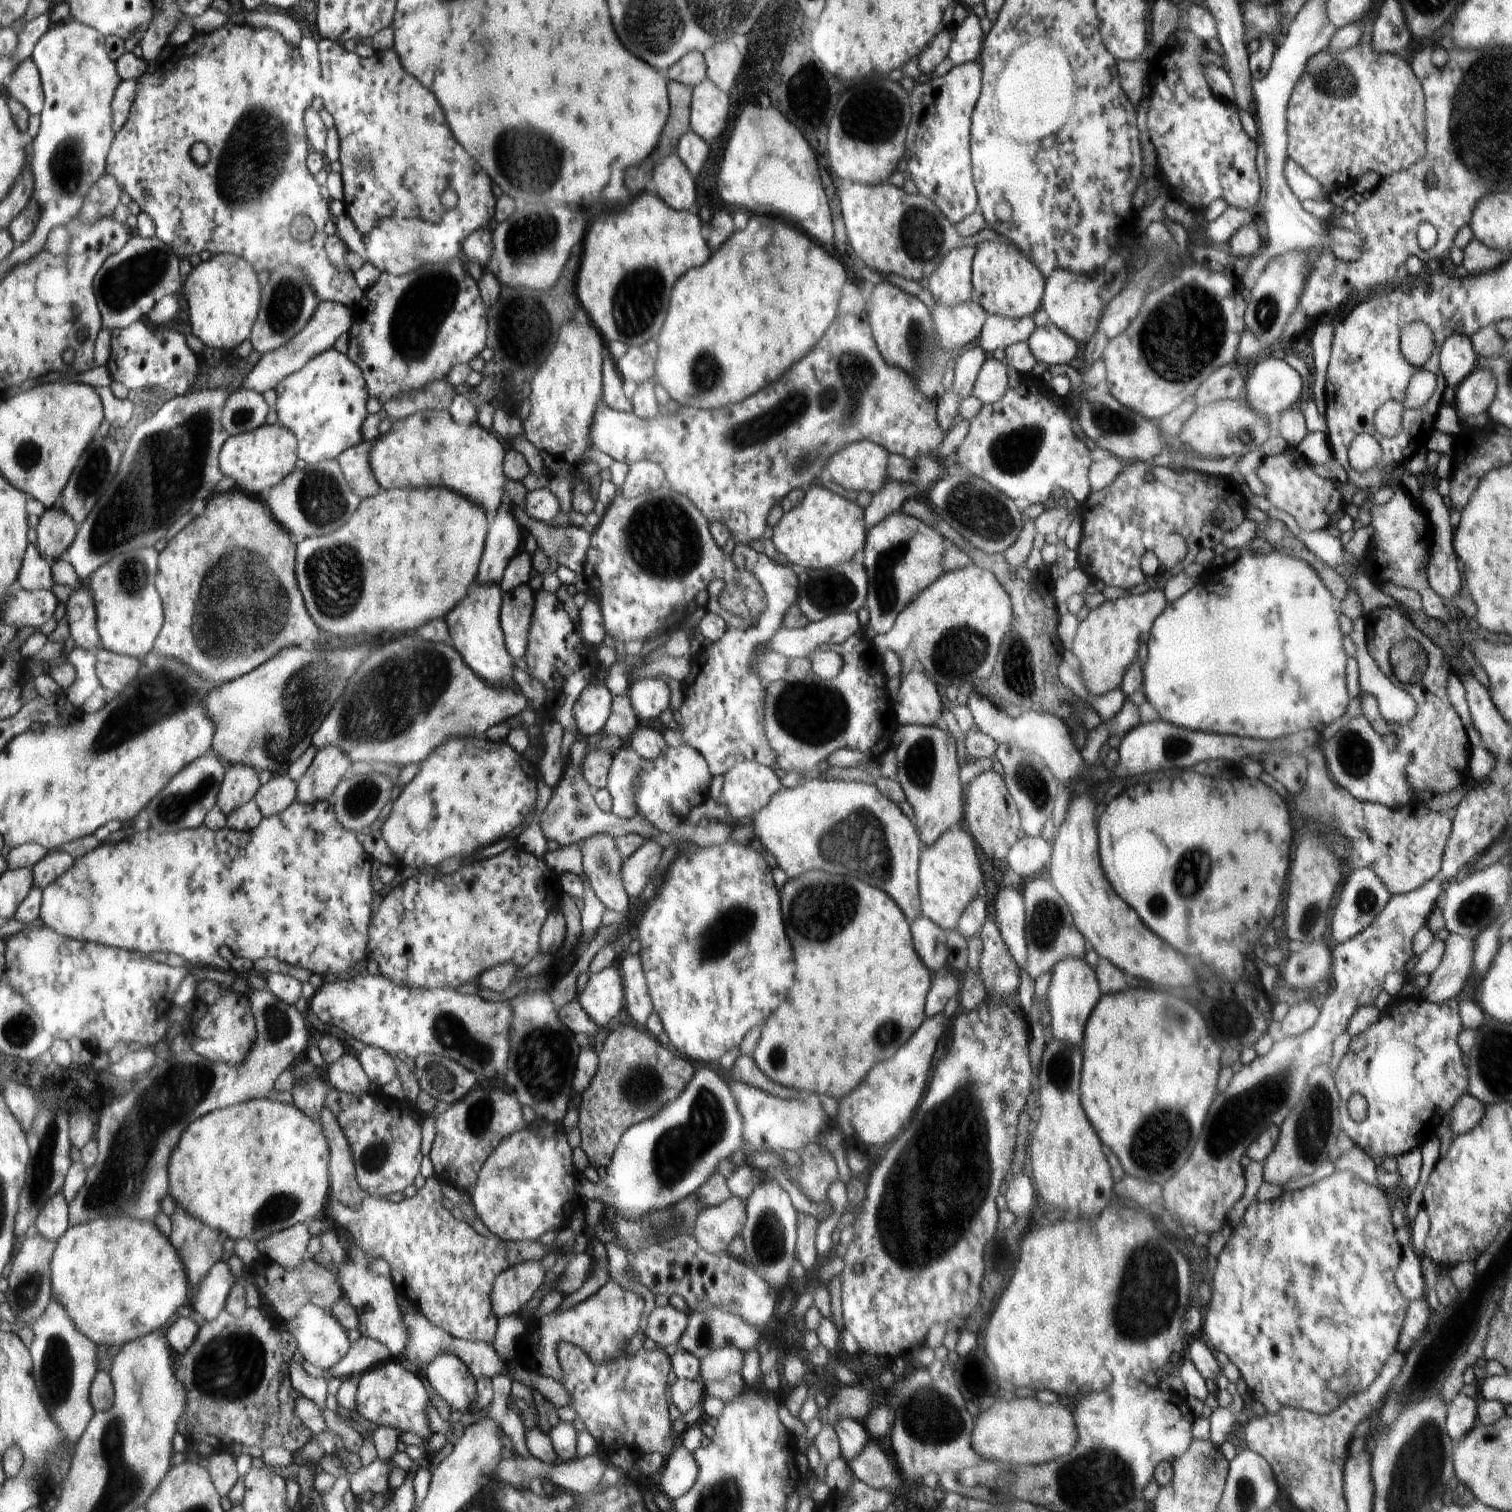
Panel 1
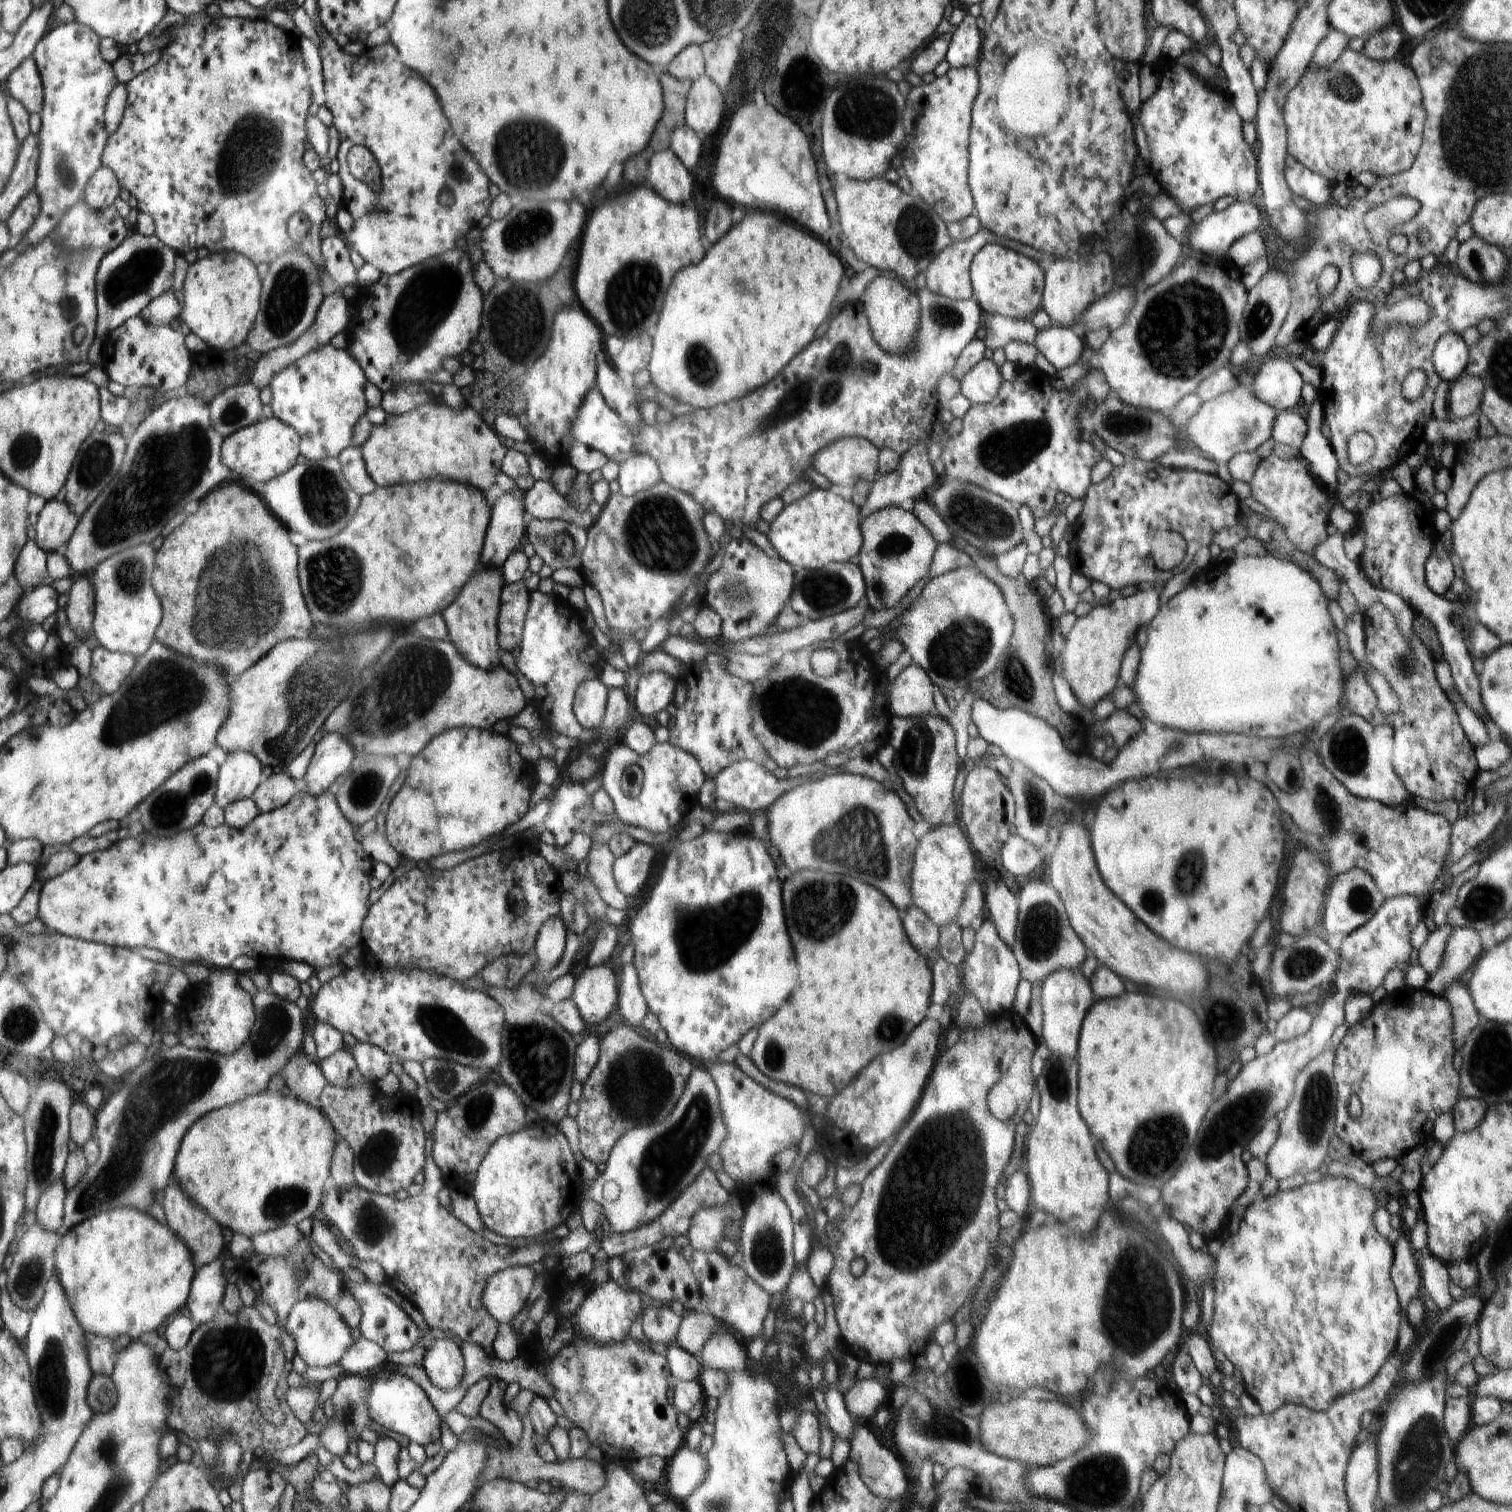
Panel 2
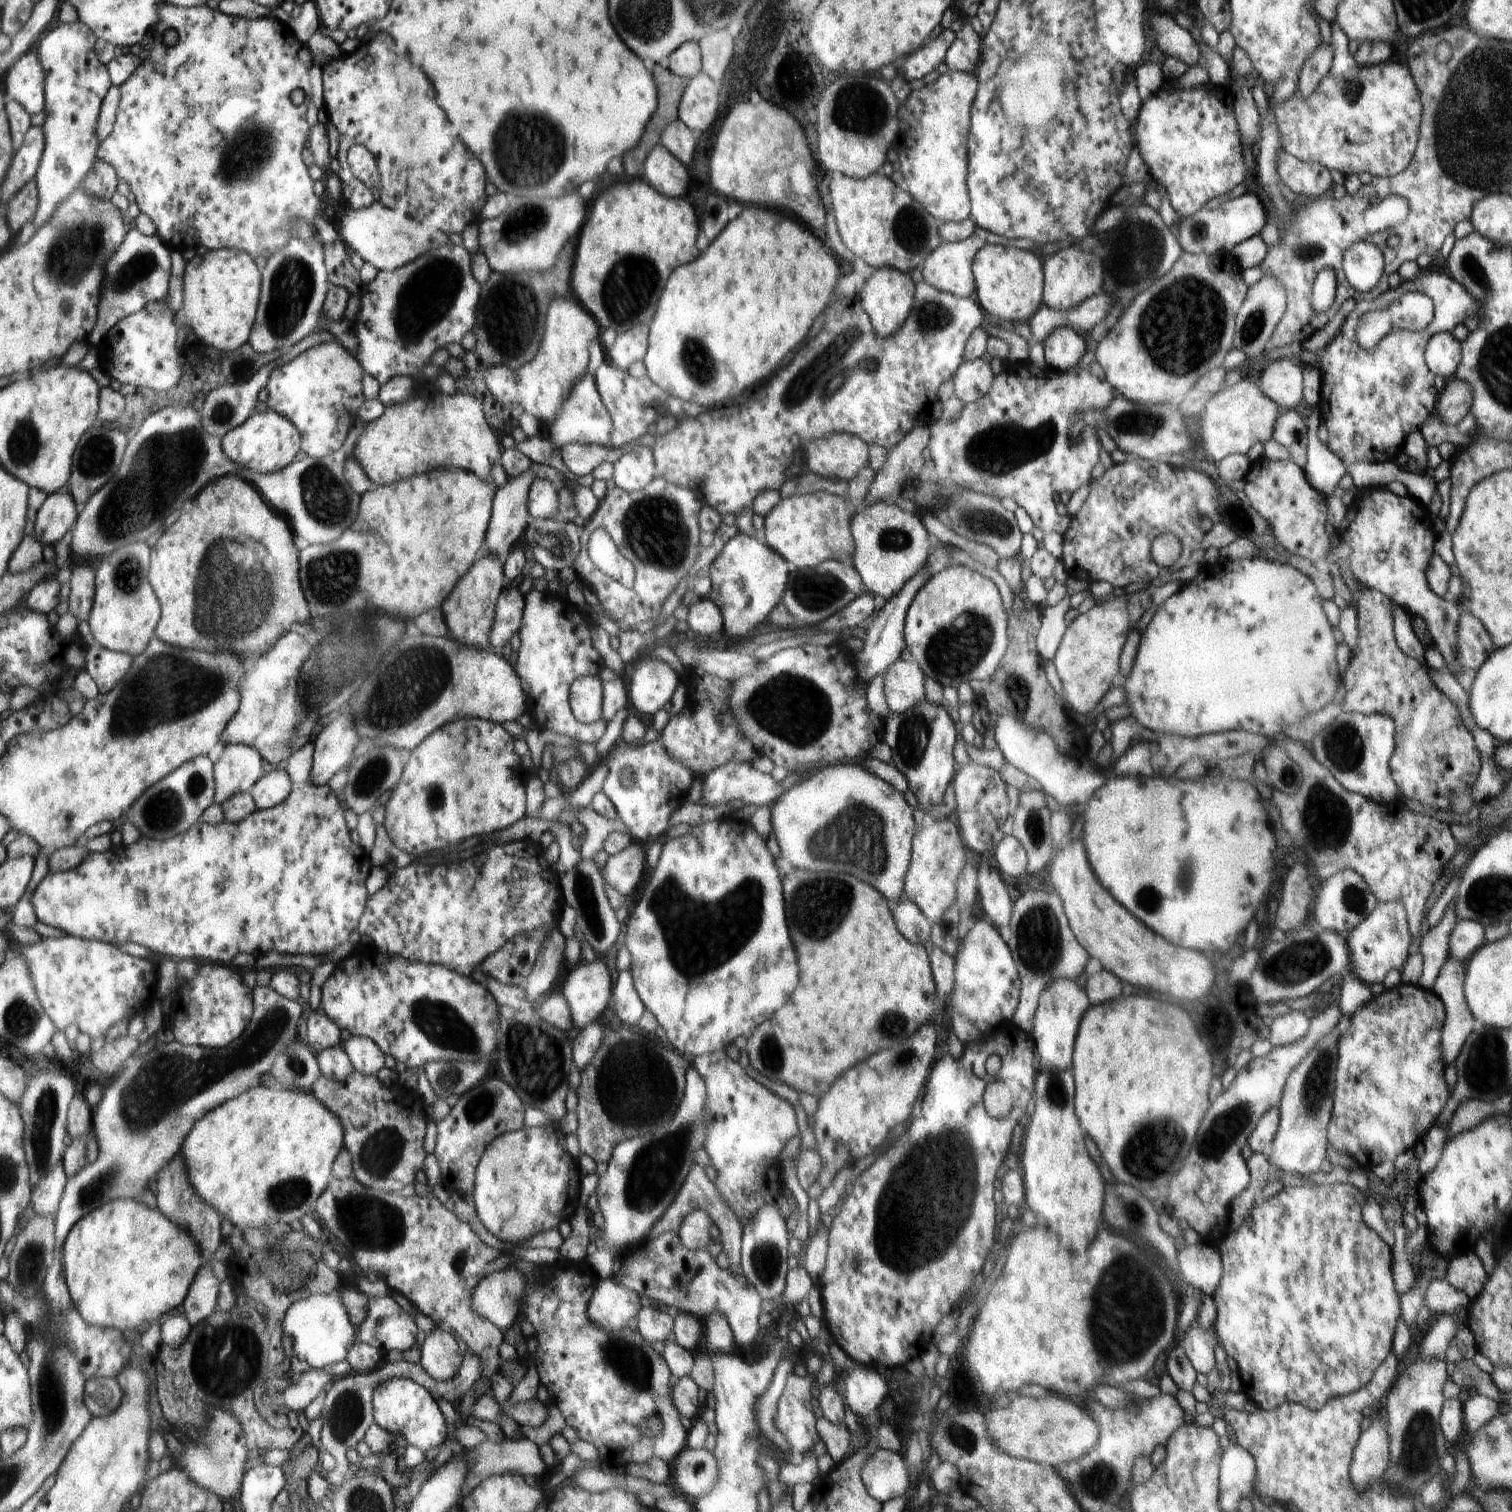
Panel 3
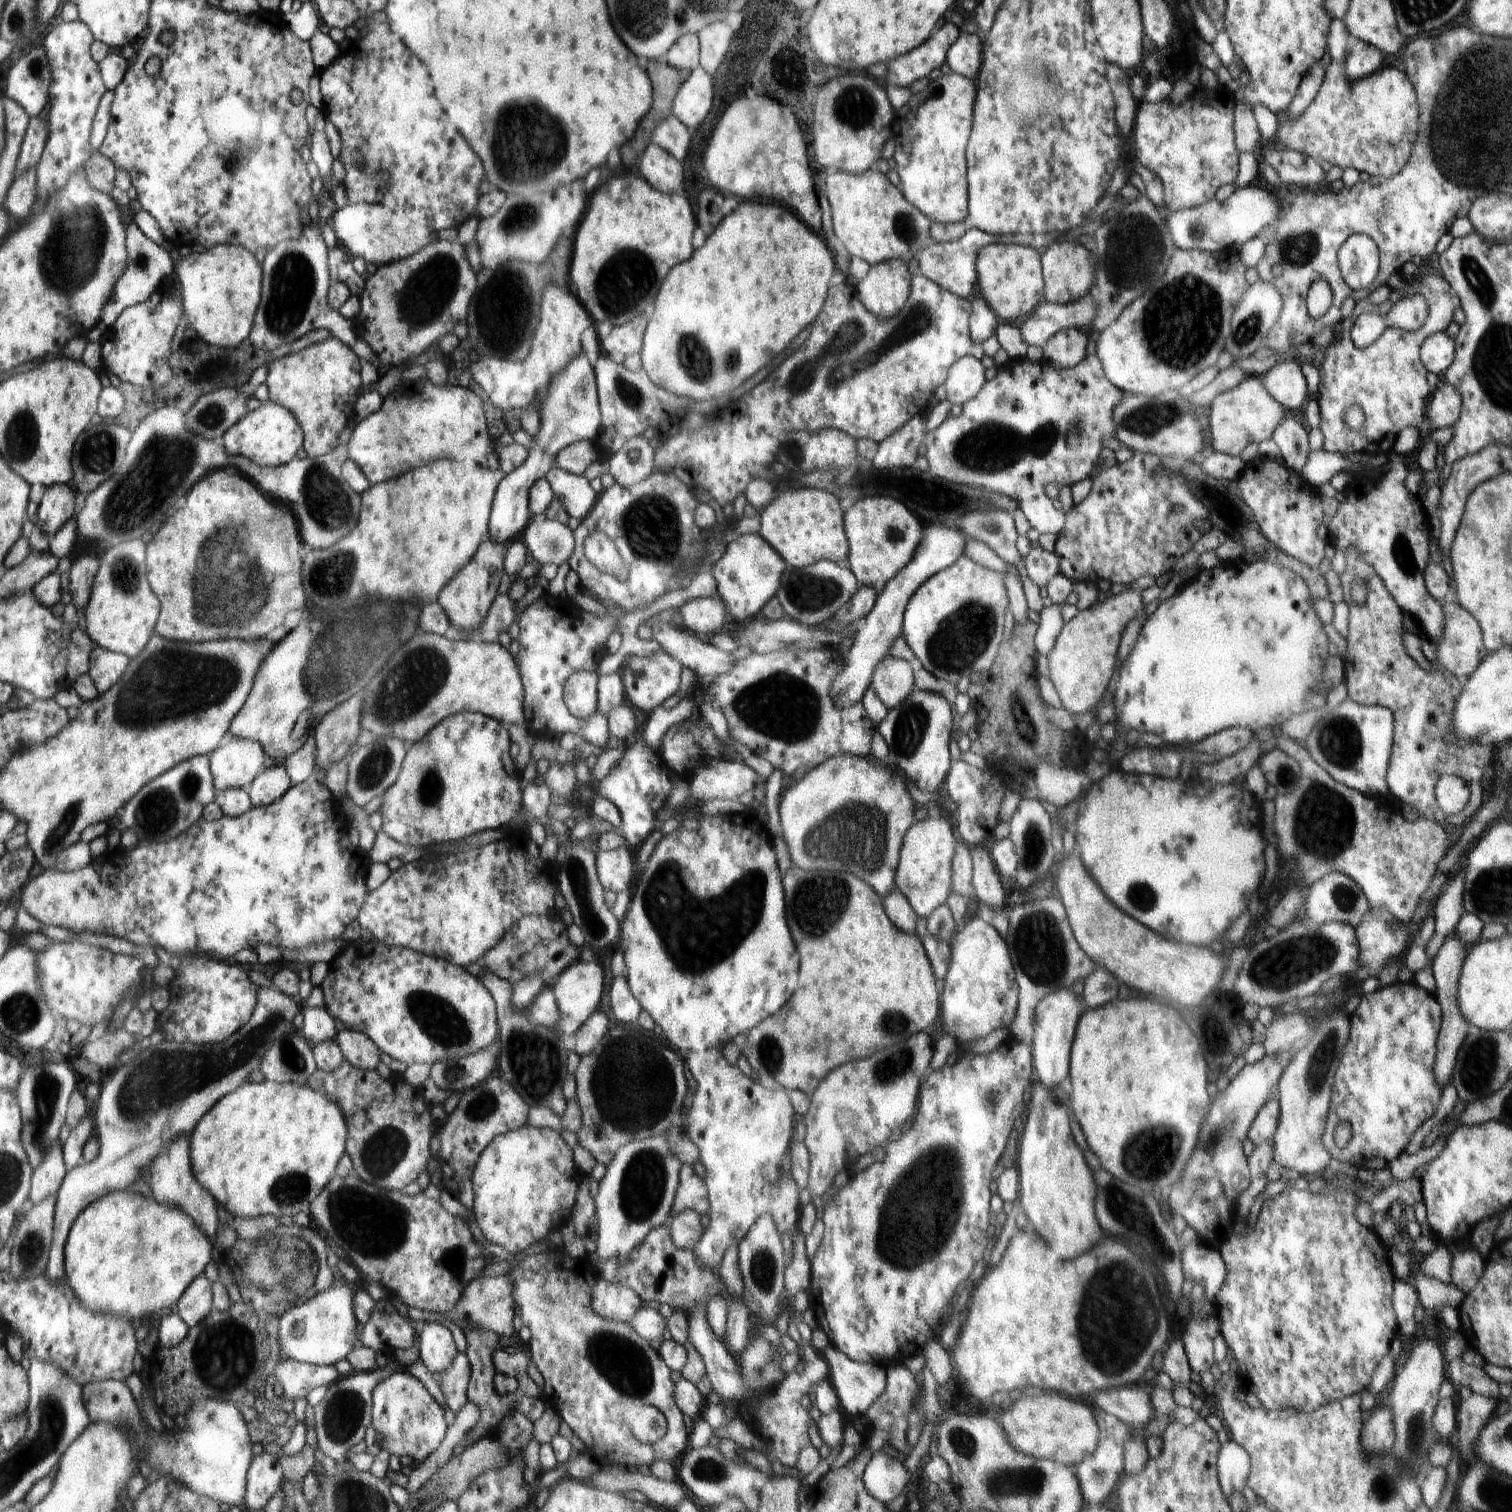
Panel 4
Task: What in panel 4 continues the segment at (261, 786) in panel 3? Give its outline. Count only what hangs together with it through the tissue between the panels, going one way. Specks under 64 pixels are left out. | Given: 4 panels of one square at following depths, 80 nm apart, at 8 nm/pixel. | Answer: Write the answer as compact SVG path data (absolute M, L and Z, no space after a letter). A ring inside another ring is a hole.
M276 764L260 773L246 791L252 798L253 806L261 807L277 801L291 786L292 782L284 764Z

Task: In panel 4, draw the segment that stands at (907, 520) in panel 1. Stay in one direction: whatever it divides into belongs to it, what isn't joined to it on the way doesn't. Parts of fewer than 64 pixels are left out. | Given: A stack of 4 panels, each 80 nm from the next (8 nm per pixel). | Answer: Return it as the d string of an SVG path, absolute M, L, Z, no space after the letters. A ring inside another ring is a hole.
M868 497L846 511L846 536L850 541L850 560L845 563L860 584L873 588L878 594L884 590L886 583L890 582L914 558L923 537L924 526L921 519L915 517L904 503L892 497Z

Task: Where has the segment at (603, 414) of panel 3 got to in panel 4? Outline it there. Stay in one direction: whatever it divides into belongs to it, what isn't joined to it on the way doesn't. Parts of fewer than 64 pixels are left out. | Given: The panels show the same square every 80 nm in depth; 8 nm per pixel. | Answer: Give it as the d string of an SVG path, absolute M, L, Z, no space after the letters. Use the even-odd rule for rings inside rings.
M584 350L569 362L569 367L553 378L547 399L540 408L539 431L534 436L536 446L528 447L528 458L524 465L505 475L505 478L498 483L496 498L493 499L489 536L493 541L503 544L503 547L508 546L512 536L516 532L522 532L532 520L531 508L528 508L528 488L552 470L552 460L558 452L575 442L592 441L601 431L600 393Z

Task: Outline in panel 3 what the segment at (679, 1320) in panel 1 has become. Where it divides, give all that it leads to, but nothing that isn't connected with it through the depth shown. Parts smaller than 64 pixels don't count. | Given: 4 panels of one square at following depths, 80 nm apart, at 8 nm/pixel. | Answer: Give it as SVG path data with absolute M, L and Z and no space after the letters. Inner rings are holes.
M645 1302L636 1320L638 1320L637 1330L652 1344L671 1338L674 1319L668 1315L665 1308Z

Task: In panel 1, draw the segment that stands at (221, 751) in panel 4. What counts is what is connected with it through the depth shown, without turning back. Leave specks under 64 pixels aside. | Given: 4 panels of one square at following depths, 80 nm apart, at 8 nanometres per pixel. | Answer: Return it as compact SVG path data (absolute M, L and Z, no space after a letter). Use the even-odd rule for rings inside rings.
M230 765L218 795L218 808L226 815L254 800L258 788L258 770L248 765Z

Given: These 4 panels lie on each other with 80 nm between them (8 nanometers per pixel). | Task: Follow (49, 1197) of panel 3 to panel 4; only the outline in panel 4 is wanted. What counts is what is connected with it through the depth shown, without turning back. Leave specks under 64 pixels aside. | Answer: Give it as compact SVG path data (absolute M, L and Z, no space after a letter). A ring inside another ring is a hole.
M58 1142L51 1146L47 1157L34 1169L33 1190L30 1191L33 1204L40 1204L48 1197L56 1198L66 1173L63 1152Z

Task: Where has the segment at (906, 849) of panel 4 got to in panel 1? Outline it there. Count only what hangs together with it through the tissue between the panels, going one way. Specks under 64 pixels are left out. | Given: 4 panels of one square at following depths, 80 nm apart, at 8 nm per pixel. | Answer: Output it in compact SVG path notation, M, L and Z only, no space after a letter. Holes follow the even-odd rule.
M964 825L950 828L931 847L922 848L918 882L923 916L946 932L958 929L961 914L983 893L984 886L975 843Z

